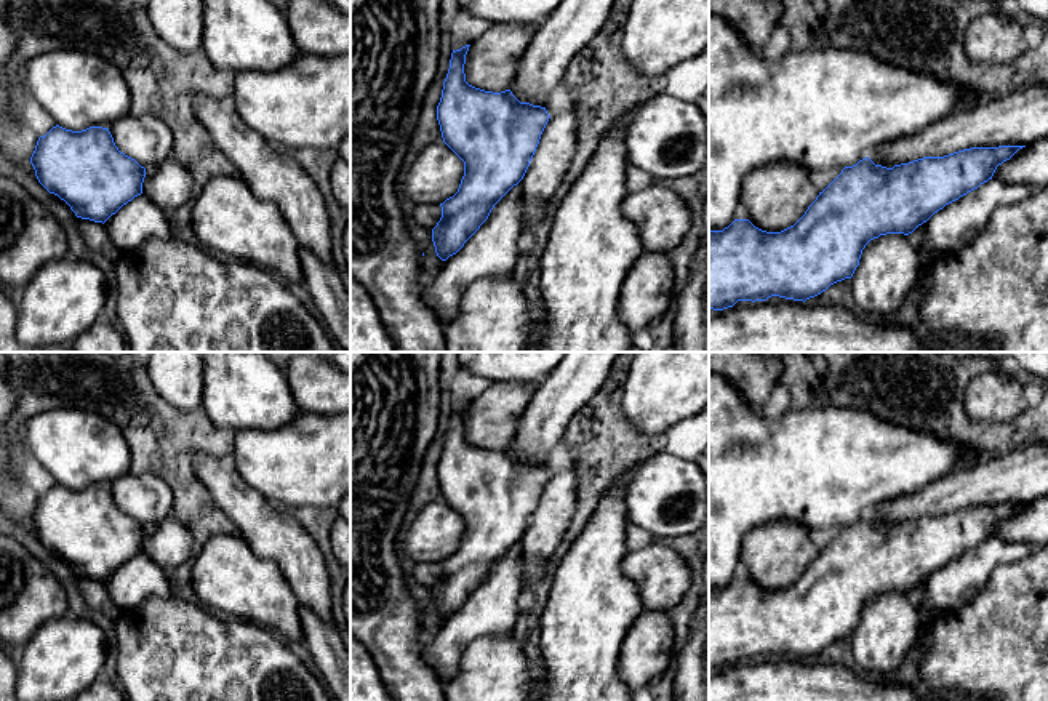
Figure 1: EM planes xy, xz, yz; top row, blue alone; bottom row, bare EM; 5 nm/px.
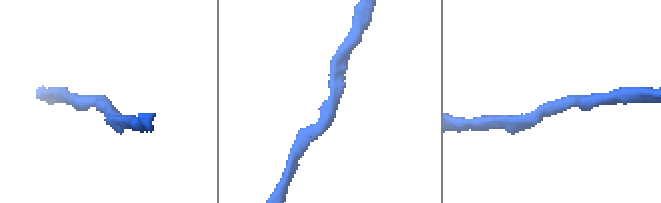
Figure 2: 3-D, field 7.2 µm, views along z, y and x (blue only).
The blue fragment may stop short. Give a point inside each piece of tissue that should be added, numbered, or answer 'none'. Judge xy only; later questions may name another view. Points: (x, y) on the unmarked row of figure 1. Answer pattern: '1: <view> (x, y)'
1: xy (136, 580)

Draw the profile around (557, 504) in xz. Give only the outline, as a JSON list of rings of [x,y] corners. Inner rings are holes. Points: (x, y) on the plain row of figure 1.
[[[571,467],[549,477],[530,525],[520,539],[523,589],[547,583],[547,562],[571,525],[578,509],[578,474]]]

